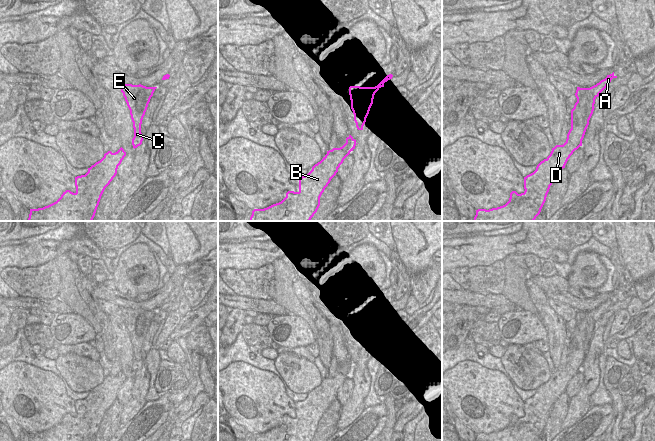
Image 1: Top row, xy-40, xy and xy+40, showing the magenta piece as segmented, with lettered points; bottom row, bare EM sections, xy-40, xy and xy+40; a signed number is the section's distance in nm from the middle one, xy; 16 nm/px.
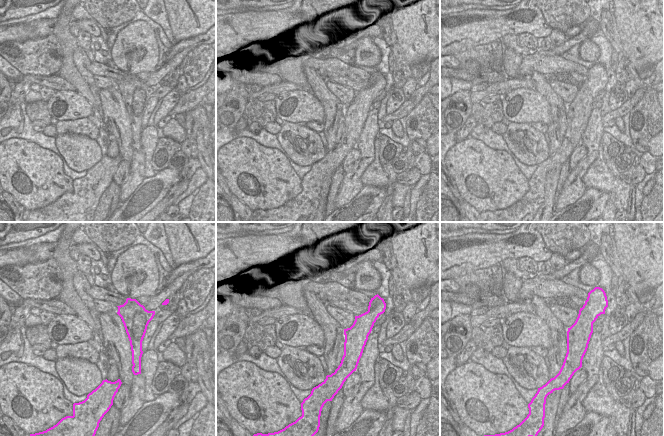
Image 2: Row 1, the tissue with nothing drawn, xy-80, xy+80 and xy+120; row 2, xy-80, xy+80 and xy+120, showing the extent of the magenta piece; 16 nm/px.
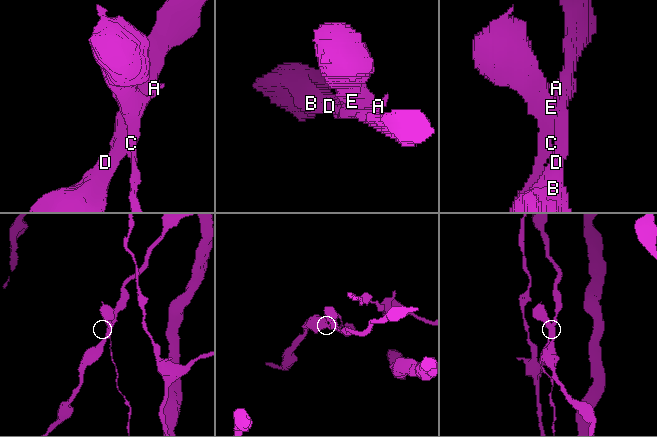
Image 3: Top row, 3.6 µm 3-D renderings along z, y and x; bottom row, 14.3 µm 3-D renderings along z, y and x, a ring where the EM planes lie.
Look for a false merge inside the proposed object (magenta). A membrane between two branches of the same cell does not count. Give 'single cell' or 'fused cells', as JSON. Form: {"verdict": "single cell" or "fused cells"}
{"verdict": "fused cells"}

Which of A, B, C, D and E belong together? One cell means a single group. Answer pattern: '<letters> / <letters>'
A B D / C E

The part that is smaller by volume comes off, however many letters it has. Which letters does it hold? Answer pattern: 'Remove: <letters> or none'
Remove: C, E

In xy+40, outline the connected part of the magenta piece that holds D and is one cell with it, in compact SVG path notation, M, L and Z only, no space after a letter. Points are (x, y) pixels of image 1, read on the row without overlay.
M614 296L588 312L581 323L575 327L571 334L571 353L567 358L566 366L552 372L550 379L537 389L536 394L524 401L525 415L521 418L512 415L505 429L489 434L478 433L475 441L537 441L540 438L553 404L565 392L573 376L582 370L582 364L595 332L595 323L613 302L617 302Z

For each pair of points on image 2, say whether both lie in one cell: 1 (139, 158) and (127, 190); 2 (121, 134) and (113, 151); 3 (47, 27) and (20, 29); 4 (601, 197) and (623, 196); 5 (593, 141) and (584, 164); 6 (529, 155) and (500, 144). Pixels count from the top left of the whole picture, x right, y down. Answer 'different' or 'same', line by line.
1: same
2: different
3: same
4: different
5: same
6: different

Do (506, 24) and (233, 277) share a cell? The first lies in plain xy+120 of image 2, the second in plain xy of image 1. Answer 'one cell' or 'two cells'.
two cells

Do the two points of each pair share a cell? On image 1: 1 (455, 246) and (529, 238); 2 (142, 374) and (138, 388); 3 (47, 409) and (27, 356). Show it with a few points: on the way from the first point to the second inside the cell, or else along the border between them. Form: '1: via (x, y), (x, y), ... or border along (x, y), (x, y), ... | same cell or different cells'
1: via (473, 248), (497, 248), (502, 245), (511, 245) | same cell
2: via (142, 377), (141, 385) | same cell
3: border along (10, 362), (24, 361), (52, 372) | different cells

